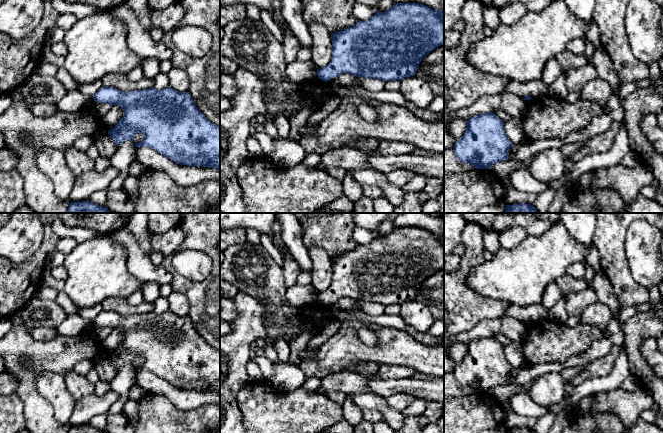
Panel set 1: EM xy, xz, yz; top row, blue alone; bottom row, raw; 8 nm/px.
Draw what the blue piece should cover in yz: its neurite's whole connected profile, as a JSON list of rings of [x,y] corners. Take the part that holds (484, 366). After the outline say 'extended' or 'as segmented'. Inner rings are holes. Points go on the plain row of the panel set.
[[[493,336],[483,337],[467,344],[467,352],[463,360],[456,365],[454,376],[462,387],[473,389],[476,393],[489,393],[491,389],[508,384],[512,366],[504,354],[504,346]]] | as segmented

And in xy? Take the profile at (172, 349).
[[[102,310],[93,324],[119,329],[123,333],[123,341],[108,355],[117,370],[125,364],[133,365],[134,360],[141,357],[144,363],[141,367],[135,367],[136,372],[152,372],[180,389],[220,392],[220,351],[210,346],[196,331],[189,316],[178,316],[171,311],[122,316]]] | as segmented

